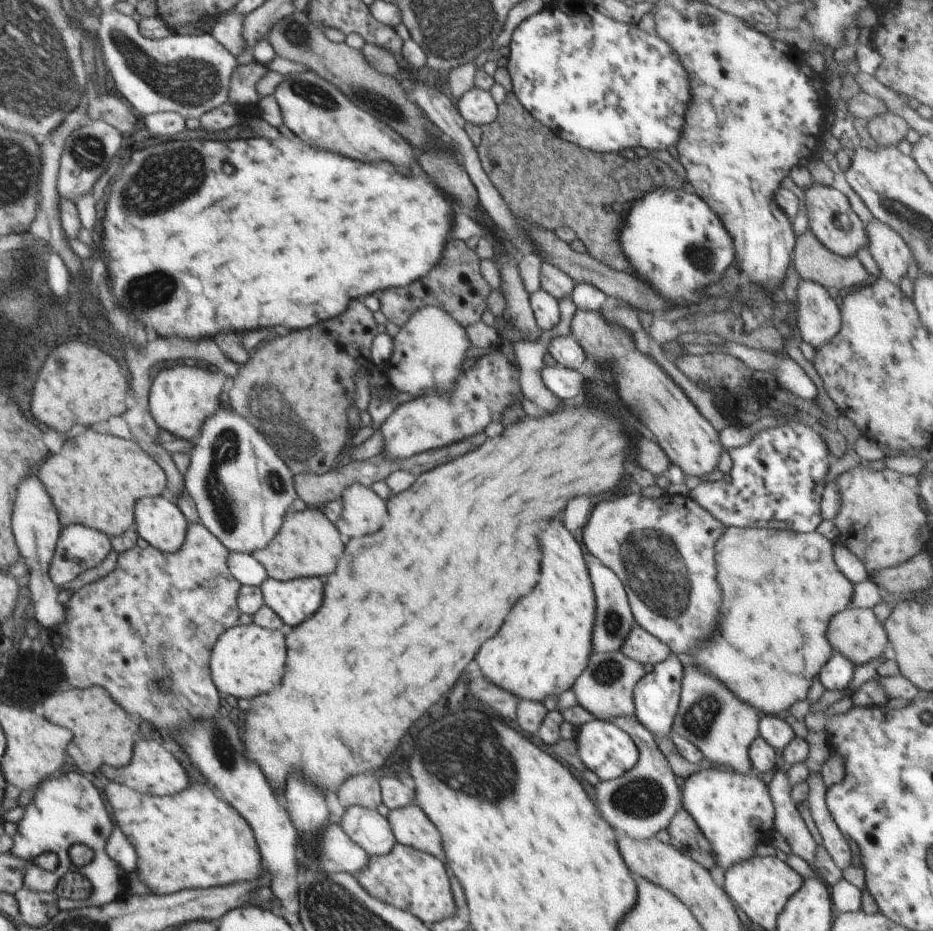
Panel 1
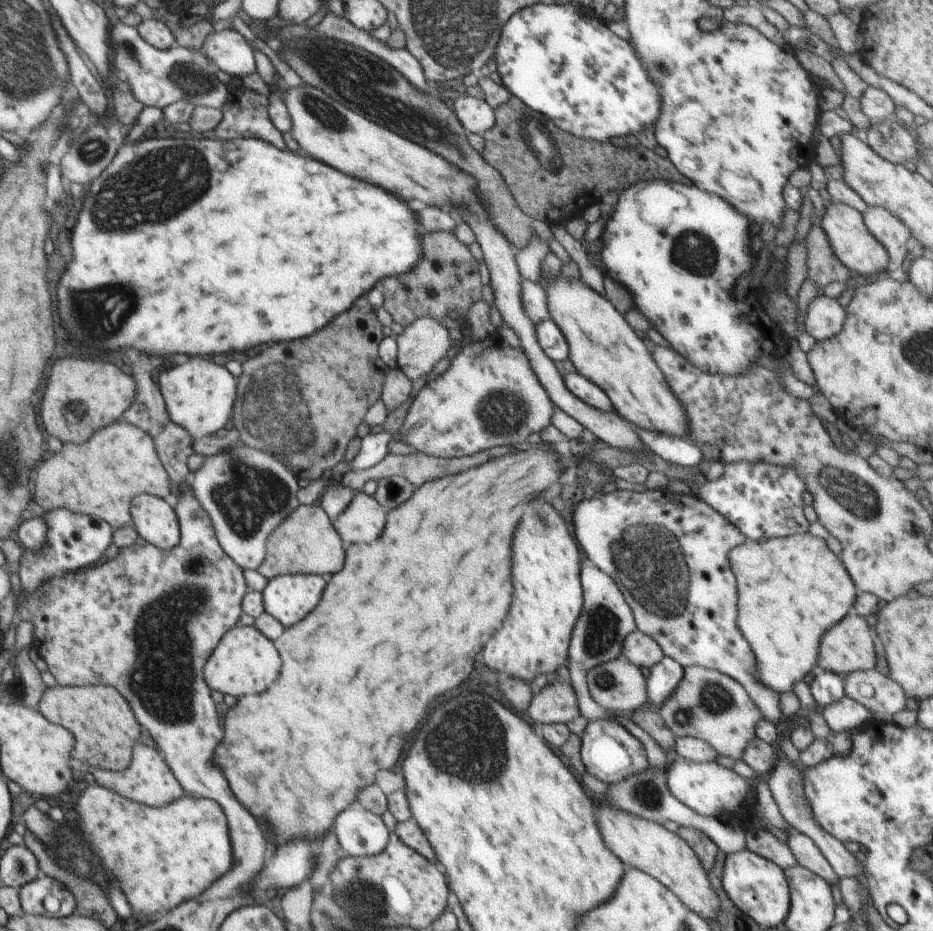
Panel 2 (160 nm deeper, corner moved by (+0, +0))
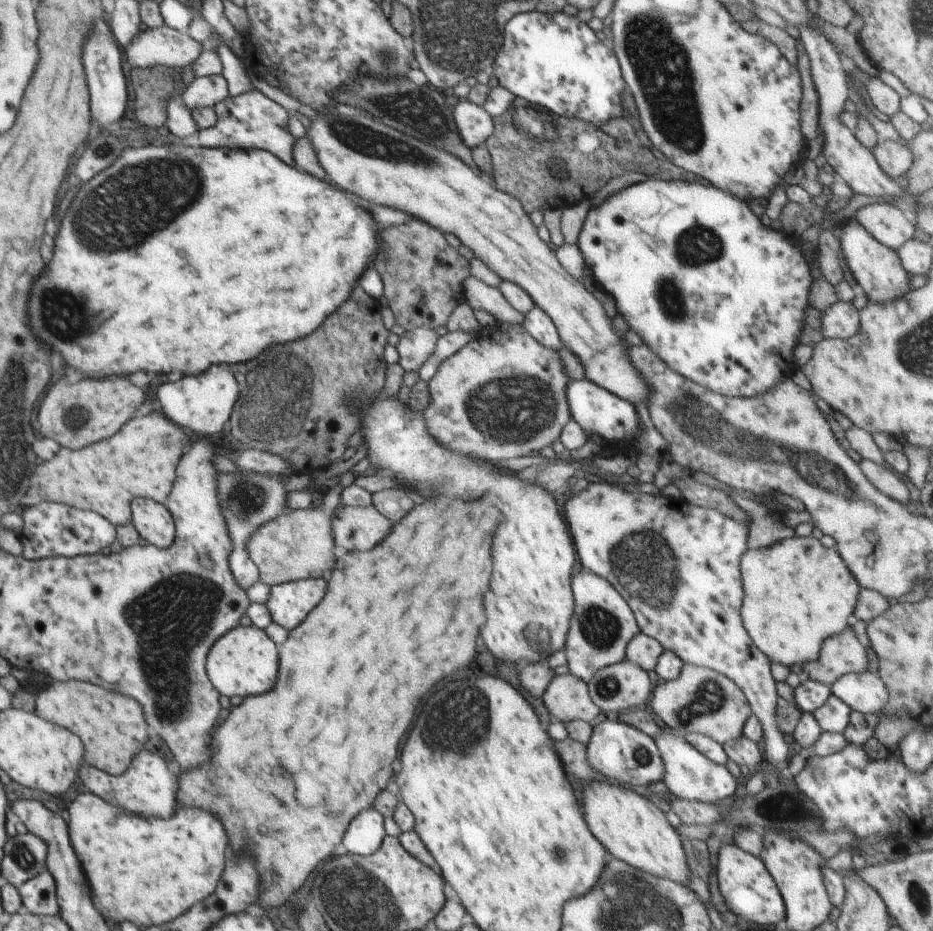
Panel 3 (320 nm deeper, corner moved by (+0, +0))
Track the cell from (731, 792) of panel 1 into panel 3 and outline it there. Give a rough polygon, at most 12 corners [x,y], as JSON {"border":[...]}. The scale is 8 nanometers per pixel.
{"border":[[682,734],[654,739],[672,795],[714,804],[736,792],[726,765]]}

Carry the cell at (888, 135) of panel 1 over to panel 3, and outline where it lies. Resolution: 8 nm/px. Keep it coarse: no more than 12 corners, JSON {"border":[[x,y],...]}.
{"border":[[879,139],[872,153],[895,181],[913,163],[911,149]]}

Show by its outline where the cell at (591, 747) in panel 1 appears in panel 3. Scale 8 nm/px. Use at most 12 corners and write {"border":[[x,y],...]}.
{"border":[[613,716],[593,726],[594,775],[634,789],[663,780],[655,739]]}

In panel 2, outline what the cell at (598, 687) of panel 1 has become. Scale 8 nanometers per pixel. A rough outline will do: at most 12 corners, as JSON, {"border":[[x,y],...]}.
{"border":[[623,655],[594,666],[586,682],[608,712],[646,705],[646,678]]}

